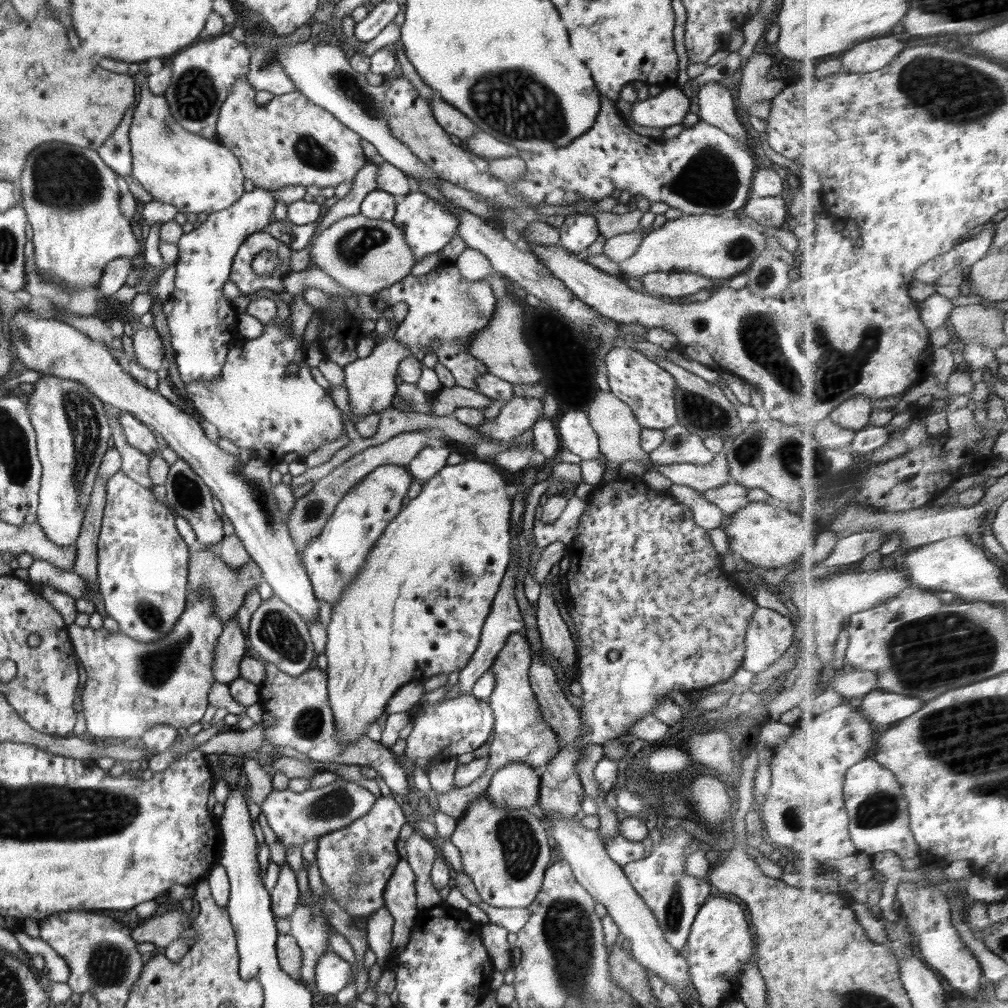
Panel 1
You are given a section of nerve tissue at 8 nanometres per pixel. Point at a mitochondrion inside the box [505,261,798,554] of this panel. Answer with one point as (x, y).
(702, 413)

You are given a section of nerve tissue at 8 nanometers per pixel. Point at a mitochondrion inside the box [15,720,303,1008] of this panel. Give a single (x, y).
(109, 965)

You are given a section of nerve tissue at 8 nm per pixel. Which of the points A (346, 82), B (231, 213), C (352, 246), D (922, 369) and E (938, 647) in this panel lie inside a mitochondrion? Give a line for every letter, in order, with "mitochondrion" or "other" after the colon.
A: mitochondrion
B: other
C: mitochondrion
D: other
E: mitochondrion

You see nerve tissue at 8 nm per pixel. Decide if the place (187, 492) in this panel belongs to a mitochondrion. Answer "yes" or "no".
yes

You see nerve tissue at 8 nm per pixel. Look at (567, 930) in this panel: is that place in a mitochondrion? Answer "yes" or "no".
yes

